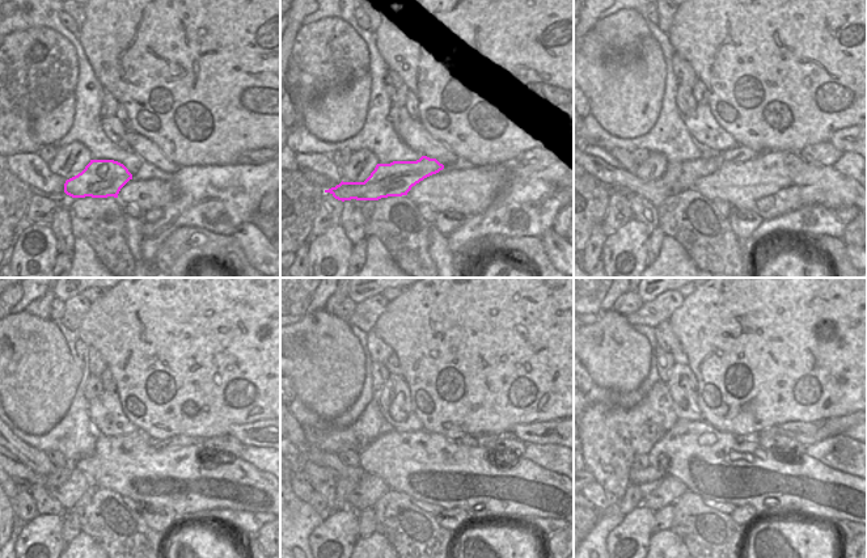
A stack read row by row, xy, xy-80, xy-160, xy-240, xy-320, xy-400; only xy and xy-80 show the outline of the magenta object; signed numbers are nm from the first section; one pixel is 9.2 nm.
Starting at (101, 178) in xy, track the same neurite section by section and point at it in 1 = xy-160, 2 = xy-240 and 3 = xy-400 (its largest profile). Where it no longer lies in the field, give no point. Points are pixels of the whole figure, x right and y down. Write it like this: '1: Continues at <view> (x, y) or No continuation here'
1: Continues at xy-160 (680, 177)
2: Continues at xy-240 (174, 442)
3: Continues at xy-400 (775, 430).

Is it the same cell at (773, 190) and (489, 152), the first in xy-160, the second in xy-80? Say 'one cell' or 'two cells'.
two cells

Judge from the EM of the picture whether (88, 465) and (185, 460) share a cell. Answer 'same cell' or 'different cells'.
same cell

